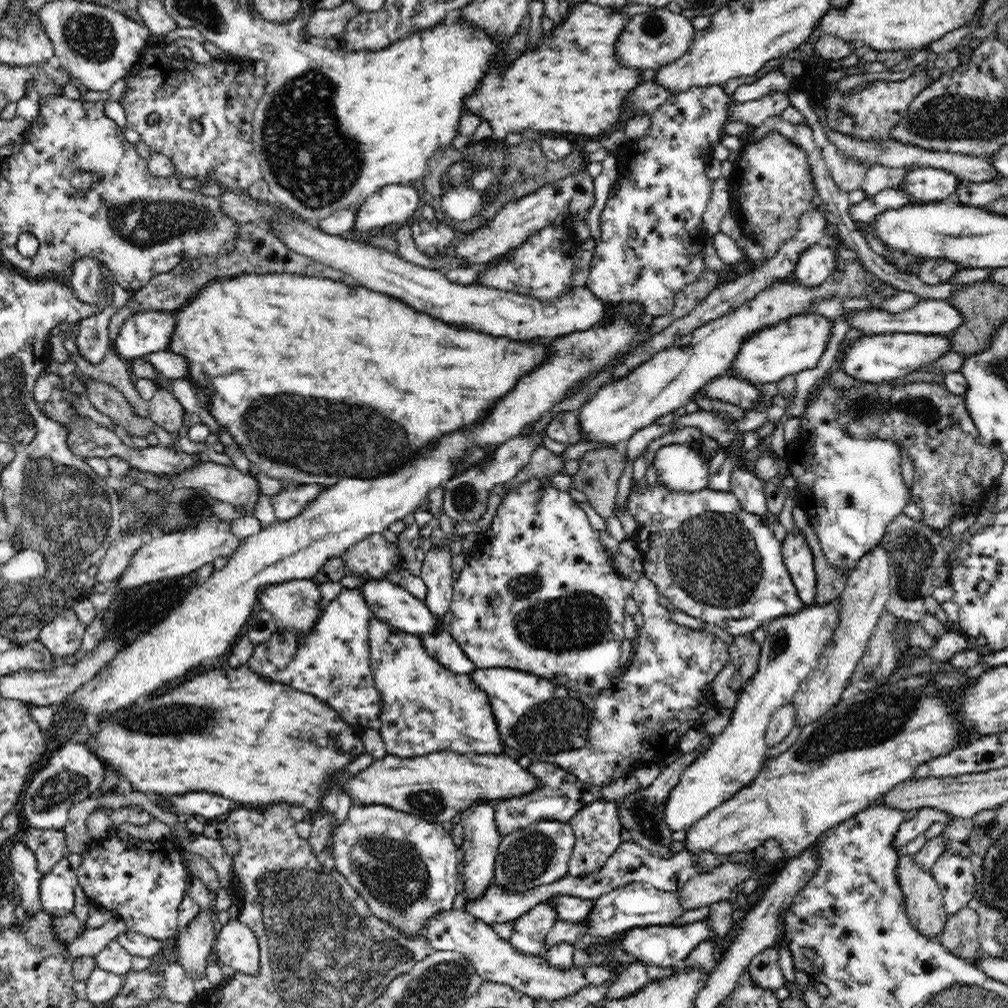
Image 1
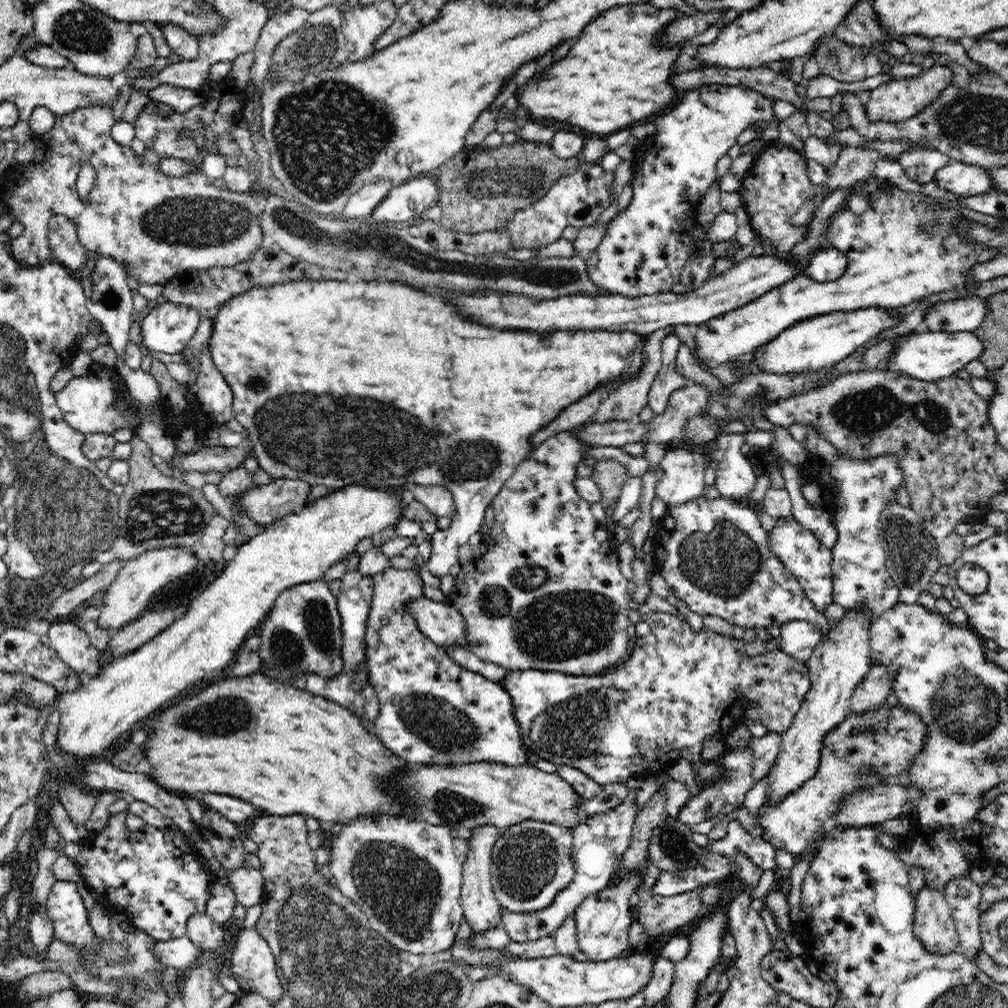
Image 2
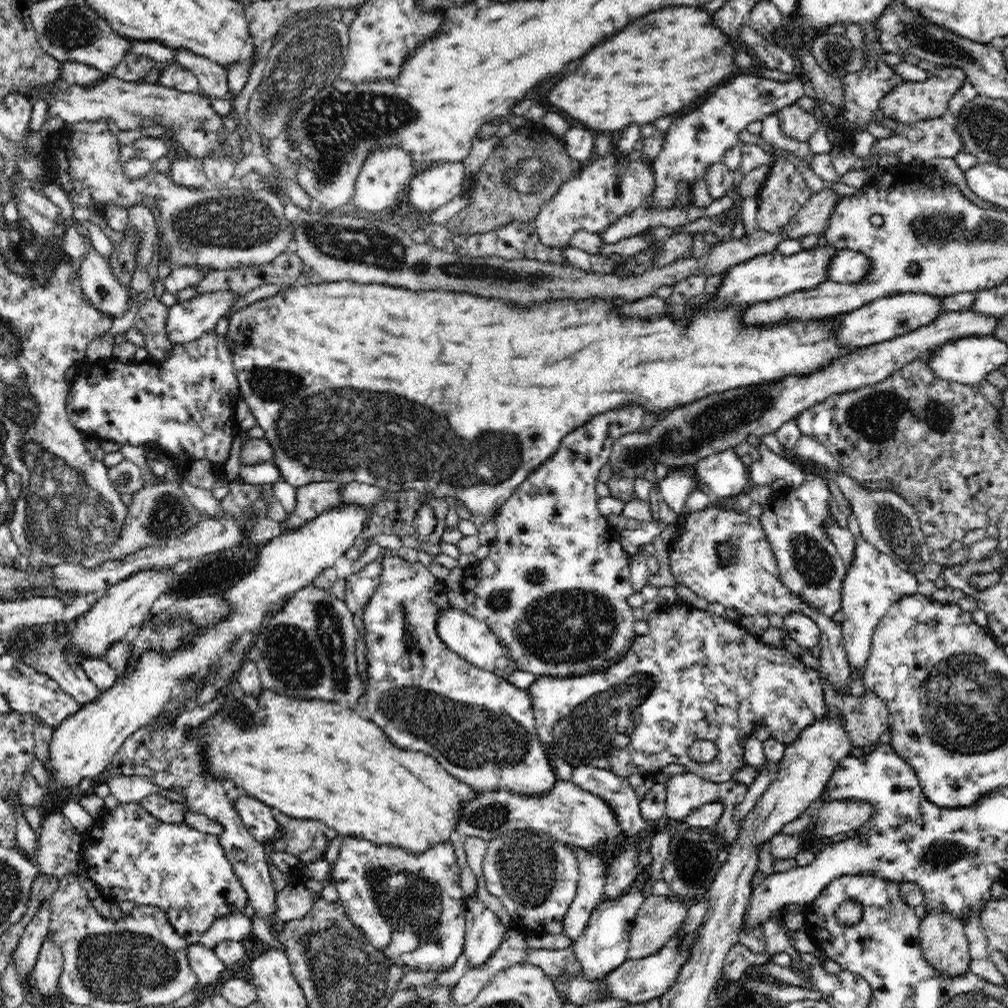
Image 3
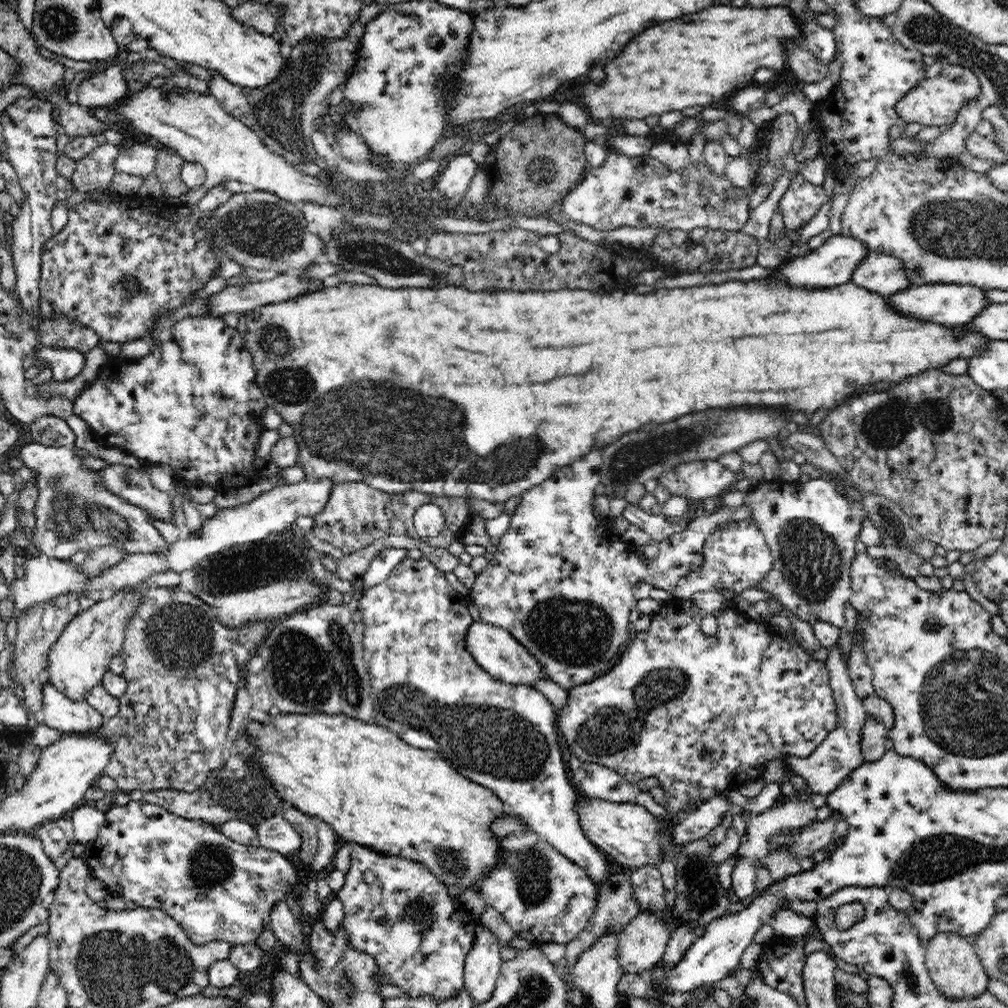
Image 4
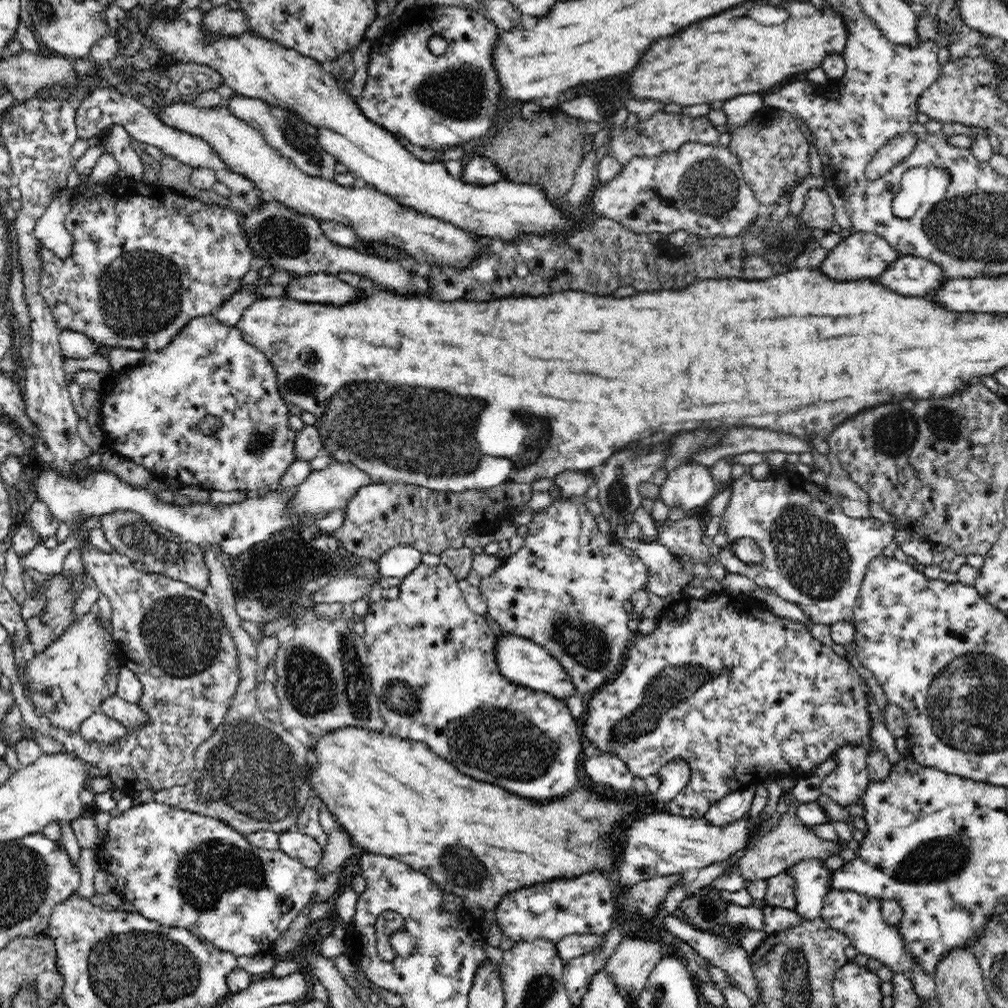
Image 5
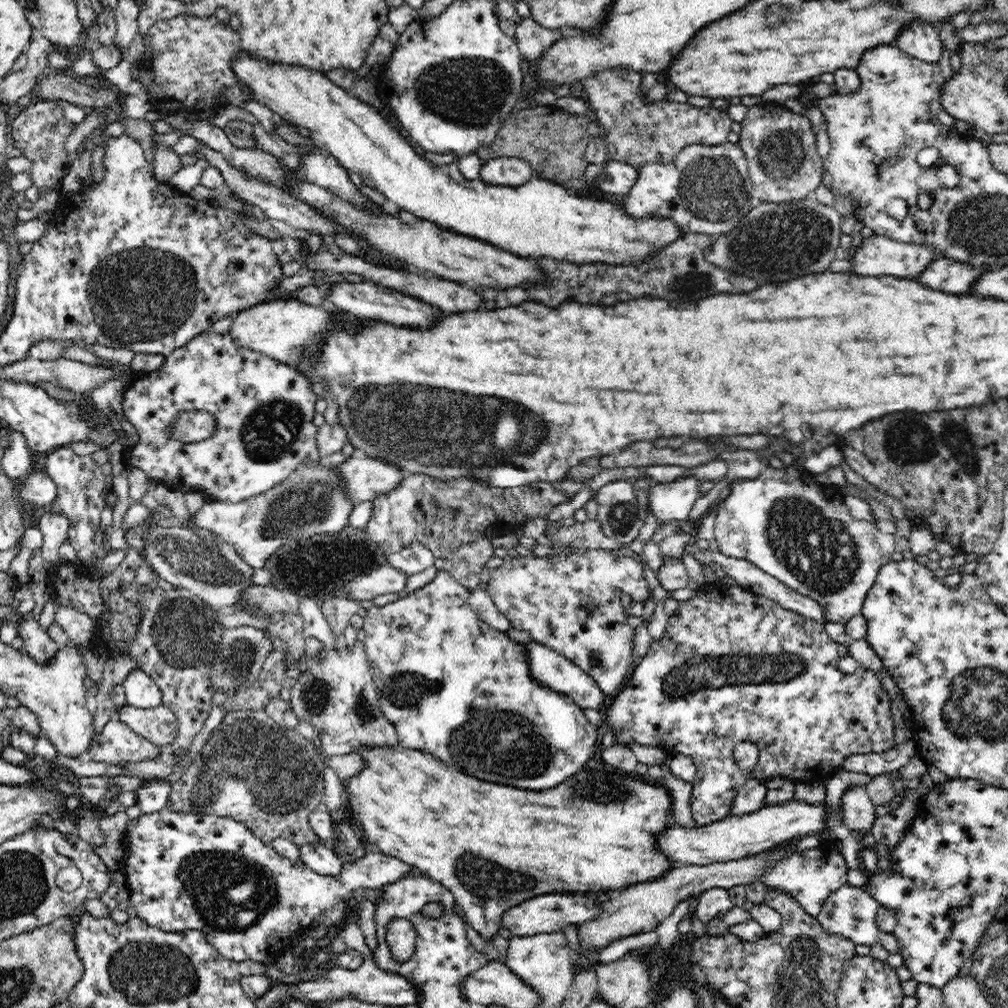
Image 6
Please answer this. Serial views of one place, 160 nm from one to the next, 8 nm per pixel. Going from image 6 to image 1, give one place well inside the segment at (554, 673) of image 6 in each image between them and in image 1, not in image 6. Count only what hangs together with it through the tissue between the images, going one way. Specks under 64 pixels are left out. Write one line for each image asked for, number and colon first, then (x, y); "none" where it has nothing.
1: (389, 601)
2: (442, 624)
3: (471, 638)
4: (496, 650)
5: (524, 662)

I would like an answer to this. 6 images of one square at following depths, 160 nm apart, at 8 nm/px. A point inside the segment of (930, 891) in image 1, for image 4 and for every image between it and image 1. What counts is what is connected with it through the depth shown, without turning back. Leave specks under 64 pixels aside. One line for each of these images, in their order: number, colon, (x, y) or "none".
2: (934, 926)
3: (943, 940)
4: (954, 965)

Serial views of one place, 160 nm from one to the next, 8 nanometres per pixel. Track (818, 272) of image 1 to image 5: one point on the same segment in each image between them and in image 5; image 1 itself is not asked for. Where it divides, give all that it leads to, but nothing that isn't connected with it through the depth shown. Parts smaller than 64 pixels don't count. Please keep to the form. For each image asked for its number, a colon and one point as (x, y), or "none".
2: (828, 264)
3: (846, 267)
4: (878, 272)
5: (910, 276)

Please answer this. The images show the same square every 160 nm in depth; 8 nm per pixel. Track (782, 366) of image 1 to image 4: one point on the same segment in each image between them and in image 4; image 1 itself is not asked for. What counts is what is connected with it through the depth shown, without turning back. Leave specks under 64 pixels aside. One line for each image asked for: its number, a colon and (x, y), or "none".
2: (818, 342)
3: (888, 317)
4: (950, 304)

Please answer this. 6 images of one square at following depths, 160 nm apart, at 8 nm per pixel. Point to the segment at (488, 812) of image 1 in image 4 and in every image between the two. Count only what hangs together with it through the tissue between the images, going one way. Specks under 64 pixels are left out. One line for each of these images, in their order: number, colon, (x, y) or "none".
2: (481, 909)
3: (484, 931)
4: (483, 964)

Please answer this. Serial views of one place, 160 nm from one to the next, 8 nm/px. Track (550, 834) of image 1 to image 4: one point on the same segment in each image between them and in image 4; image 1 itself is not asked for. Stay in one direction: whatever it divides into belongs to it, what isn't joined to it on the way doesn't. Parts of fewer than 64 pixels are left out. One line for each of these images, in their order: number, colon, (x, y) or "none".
2: (531, 863)
3: (536, 876)
4: (545, 897)

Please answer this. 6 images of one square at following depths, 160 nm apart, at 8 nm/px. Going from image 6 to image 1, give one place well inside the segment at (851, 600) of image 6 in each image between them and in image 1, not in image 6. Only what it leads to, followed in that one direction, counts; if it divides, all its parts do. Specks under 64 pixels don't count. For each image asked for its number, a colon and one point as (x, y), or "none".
1: (797, 556)
2: (799, 551)
3: (794, 521)
4: (811, 527)
5: (812, 554)

